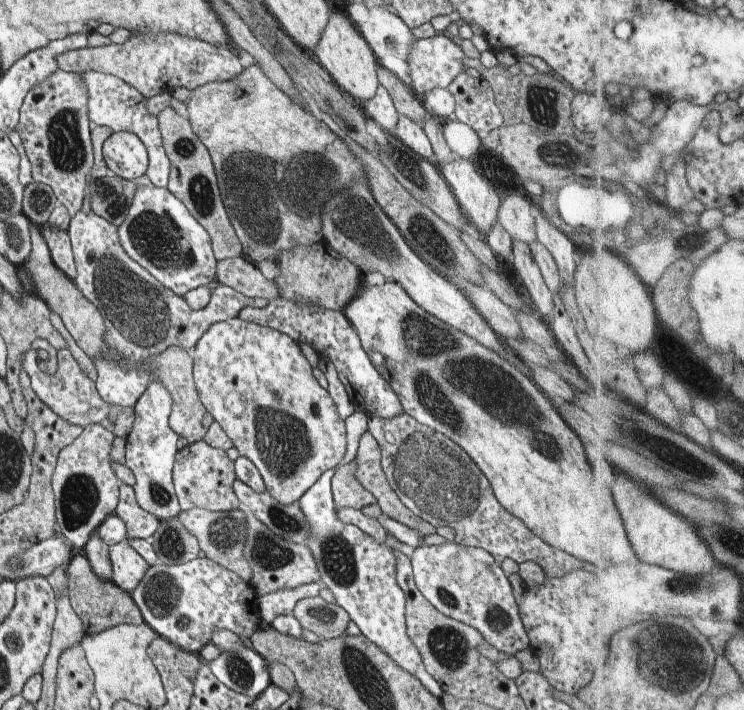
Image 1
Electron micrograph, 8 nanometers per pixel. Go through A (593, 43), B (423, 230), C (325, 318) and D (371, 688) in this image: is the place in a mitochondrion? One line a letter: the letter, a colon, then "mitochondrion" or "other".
A: other
B: mitochondrion
C: other
D: mitochondrion

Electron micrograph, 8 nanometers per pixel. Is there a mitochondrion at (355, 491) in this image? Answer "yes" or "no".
no

